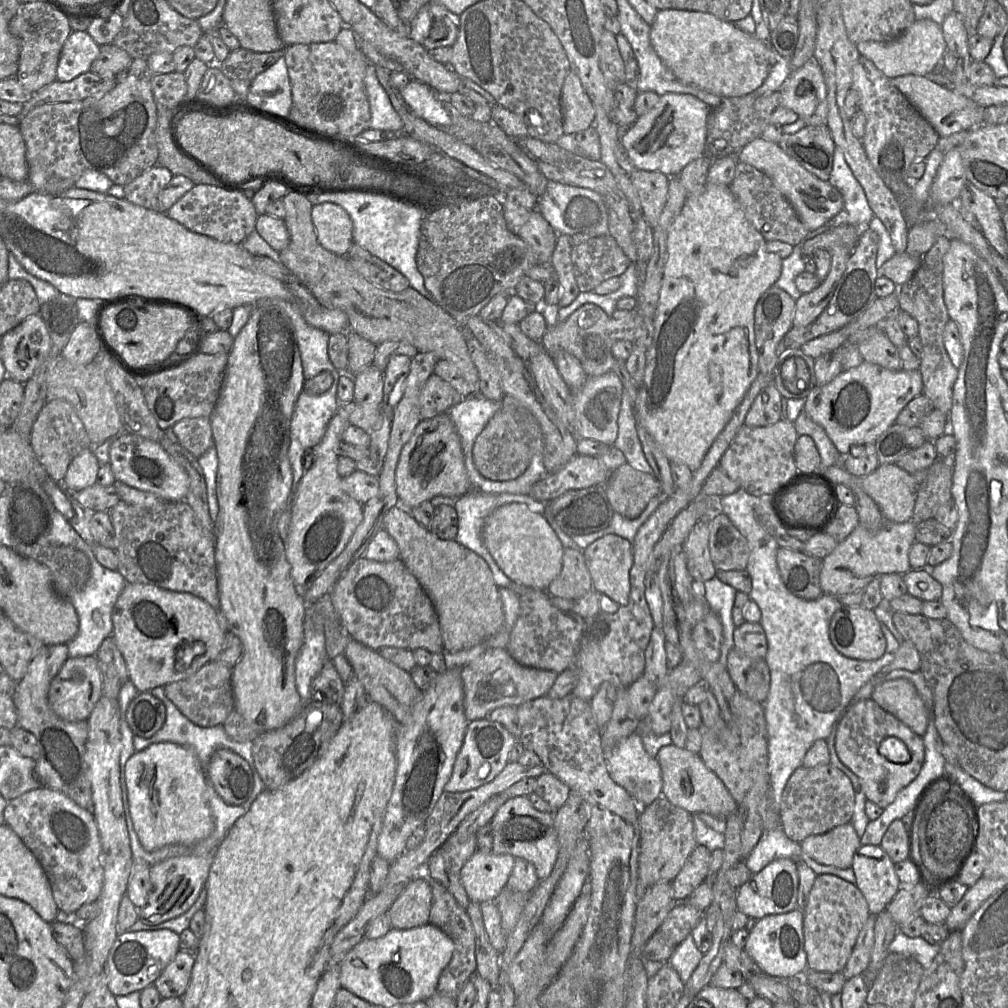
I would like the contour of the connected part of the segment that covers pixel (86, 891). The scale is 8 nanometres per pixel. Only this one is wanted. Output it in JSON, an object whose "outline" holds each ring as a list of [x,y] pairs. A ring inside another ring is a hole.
{"outline":[[[39,786],[9,801],[3,815],[5,825],[20,837],[42,866],[58,910],[74,914],[82,905],[99,899],[103,887],[104,869],[99,832],[91,811],[81,808],[57,790]]]}

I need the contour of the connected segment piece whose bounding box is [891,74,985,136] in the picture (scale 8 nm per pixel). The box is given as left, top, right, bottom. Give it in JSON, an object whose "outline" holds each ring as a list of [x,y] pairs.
{"outline":[[[903,75],[891,79],[891,84],[908,99],[940,136],[950,136],[982,125],[985,108],[963,94],[939,86],[926,76]]]}

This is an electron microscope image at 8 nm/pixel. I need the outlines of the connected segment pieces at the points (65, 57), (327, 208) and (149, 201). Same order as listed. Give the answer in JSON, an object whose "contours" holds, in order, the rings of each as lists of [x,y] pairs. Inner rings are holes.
{"contours":[[[[72,31],[65,41],[56,70],[60,82],[68,82],[89,72],[97,59],[100,46],[87,31]]],[[[326,202],[313,205],[311,218],[320,245],[338,256],[347,256],[353,244],[353,222],[348,213]]],[[[155,165],[124,186],[124,199],[146,209],[158,211],[158,196],[173,176],[167,168]]]]}

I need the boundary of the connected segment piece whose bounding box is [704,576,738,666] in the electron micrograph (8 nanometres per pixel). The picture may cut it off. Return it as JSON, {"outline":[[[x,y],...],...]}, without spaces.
{"outline":[[[714,577],[704,583],[705,600],[711,612],[717,614],[723,626],[723,643],[719,662],[726,666],[727,657],[734,648],[733,633],[735,625],[732,620],[732,610],[737,590]]]}

